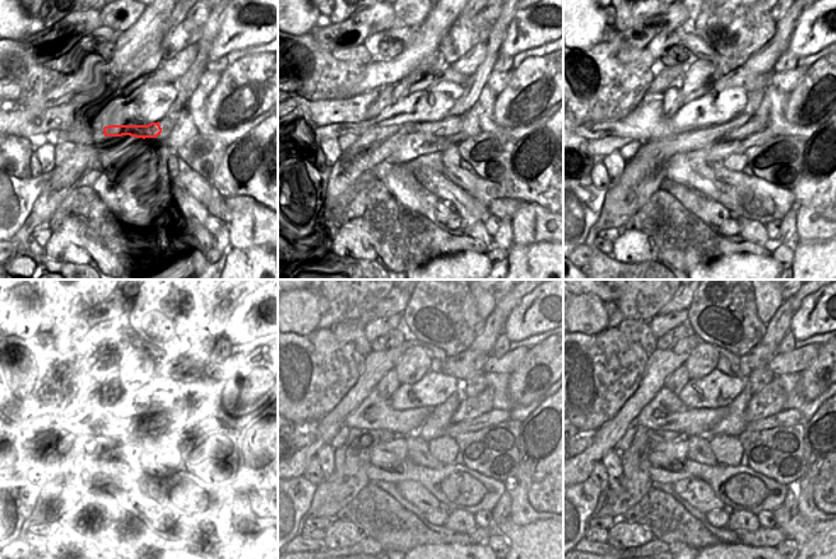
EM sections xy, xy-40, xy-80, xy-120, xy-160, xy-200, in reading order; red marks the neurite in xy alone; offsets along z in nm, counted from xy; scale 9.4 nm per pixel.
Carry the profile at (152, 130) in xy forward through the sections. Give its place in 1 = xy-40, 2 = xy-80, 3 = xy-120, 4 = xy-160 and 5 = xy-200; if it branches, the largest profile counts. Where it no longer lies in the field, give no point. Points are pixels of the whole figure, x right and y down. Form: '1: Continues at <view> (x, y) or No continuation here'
1: Continues at xy-40 (451, 125)
2: Continues at xy-80 (741, 126)
3: Continues at xy-120 (186, 407)
4: Continues at xy-160 (470, 407)
5: Continues at xy-200 (770, 401).

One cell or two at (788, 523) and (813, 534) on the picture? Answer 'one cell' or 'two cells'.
one cell

